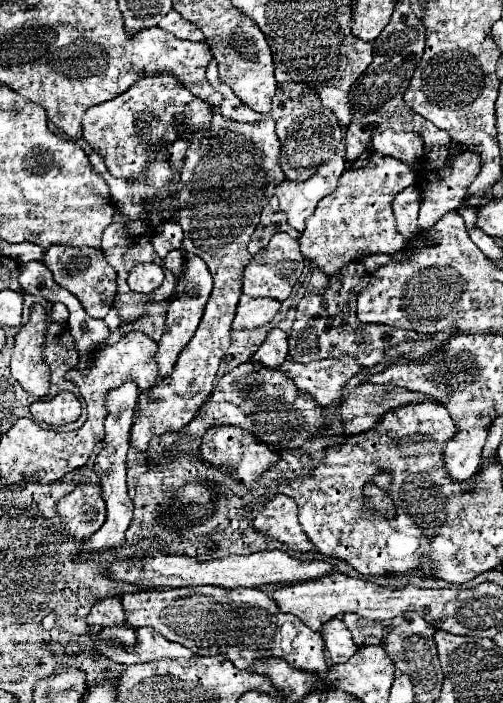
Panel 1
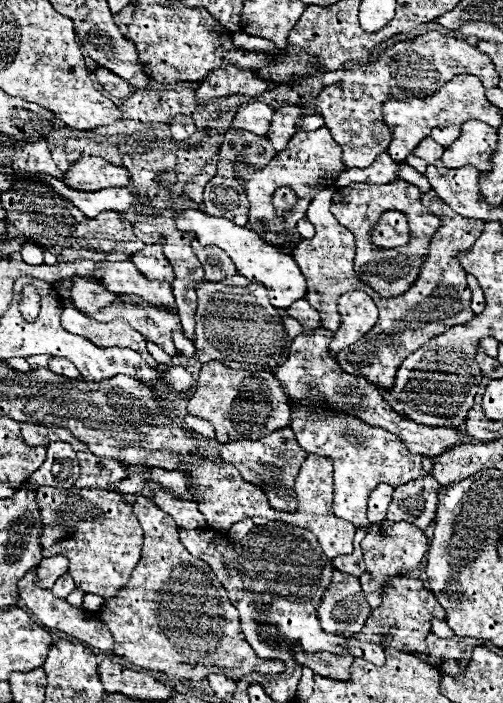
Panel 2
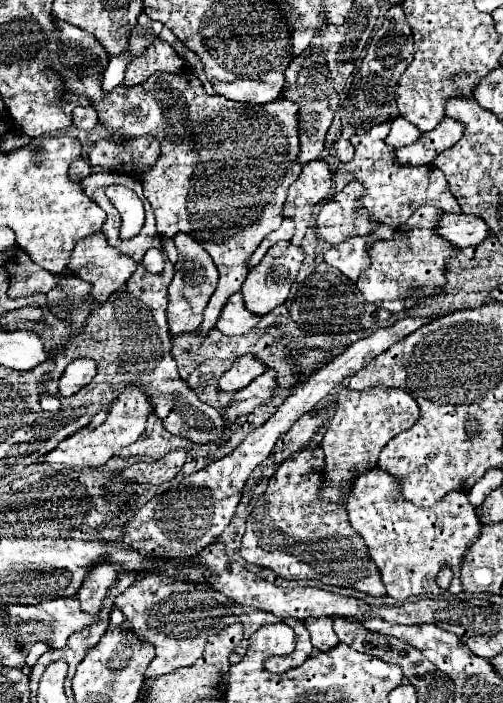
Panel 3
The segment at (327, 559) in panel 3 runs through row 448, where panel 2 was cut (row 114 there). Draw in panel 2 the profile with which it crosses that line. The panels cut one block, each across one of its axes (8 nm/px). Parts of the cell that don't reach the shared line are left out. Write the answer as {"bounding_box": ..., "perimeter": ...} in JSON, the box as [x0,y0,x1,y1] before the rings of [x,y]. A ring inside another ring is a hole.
{"bounding_box":[300,114,324,132],"perimeter":[[[306,114],[300,120],[300,130],[306,130],[306,132],[312,132],[314,128],[322,128],[322,126],[324,126],[324,120],[320,114]]]}

